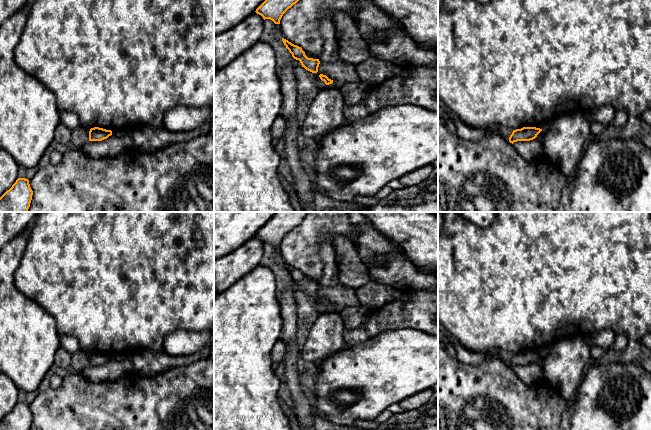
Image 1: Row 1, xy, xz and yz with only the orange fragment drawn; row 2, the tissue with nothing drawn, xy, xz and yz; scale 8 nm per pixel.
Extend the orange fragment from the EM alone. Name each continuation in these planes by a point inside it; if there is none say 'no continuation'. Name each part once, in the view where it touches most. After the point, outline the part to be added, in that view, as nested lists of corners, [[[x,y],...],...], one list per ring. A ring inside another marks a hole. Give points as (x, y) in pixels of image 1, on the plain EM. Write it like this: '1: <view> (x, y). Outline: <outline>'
no continuation

